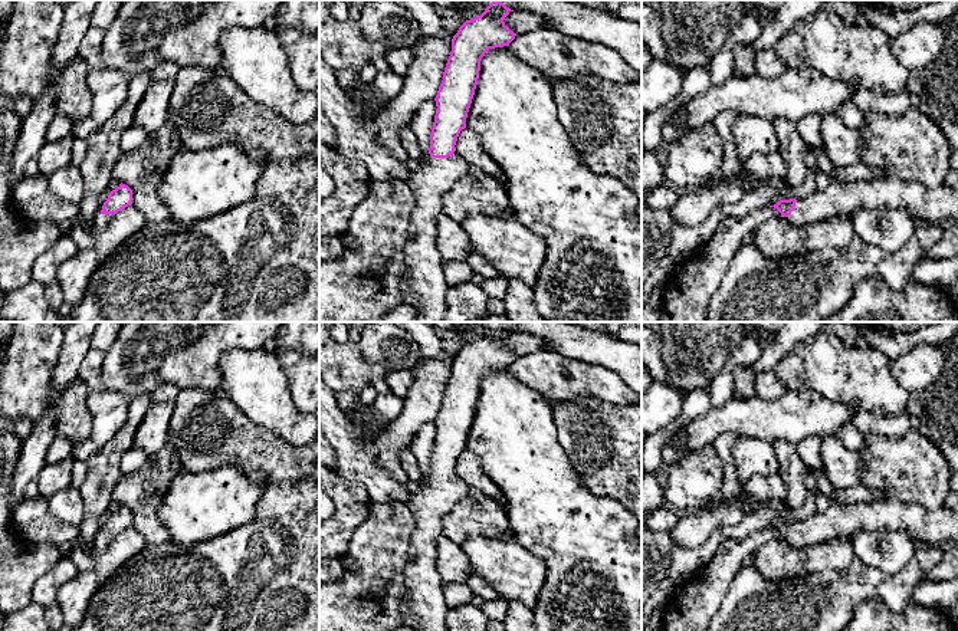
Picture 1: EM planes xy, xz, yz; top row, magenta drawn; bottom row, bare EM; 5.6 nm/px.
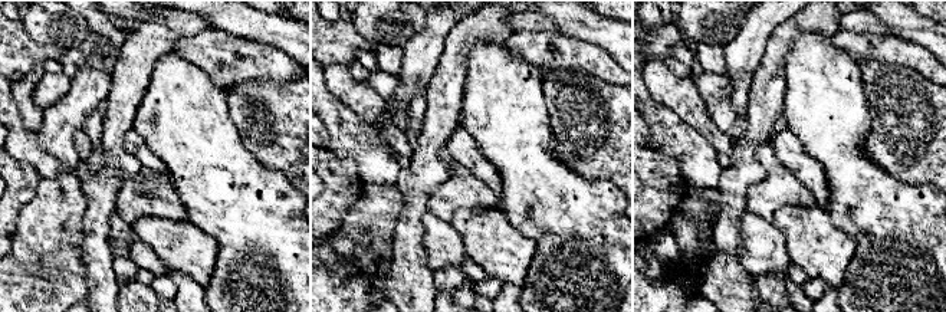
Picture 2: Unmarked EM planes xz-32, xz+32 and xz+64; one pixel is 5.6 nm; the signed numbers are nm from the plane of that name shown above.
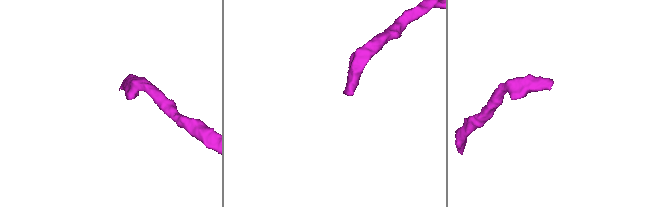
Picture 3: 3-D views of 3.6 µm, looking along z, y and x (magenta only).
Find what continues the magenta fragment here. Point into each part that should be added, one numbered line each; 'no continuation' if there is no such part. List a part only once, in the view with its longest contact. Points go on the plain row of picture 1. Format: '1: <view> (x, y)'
1: xz (425, 591)

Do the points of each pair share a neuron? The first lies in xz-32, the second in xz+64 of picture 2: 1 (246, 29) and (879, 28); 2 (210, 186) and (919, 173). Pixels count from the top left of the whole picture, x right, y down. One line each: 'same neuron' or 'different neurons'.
1: different neurons
2: different neurons

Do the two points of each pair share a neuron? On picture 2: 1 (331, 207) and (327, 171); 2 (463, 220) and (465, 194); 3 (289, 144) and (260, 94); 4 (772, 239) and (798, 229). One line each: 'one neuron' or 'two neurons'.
1: one neuron
2: two neurons
3: one neuron
4: two neurons

